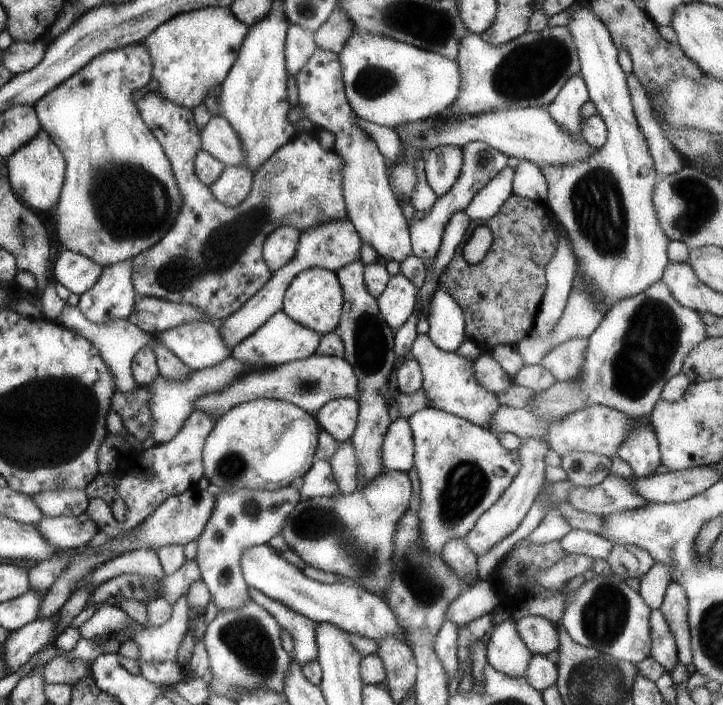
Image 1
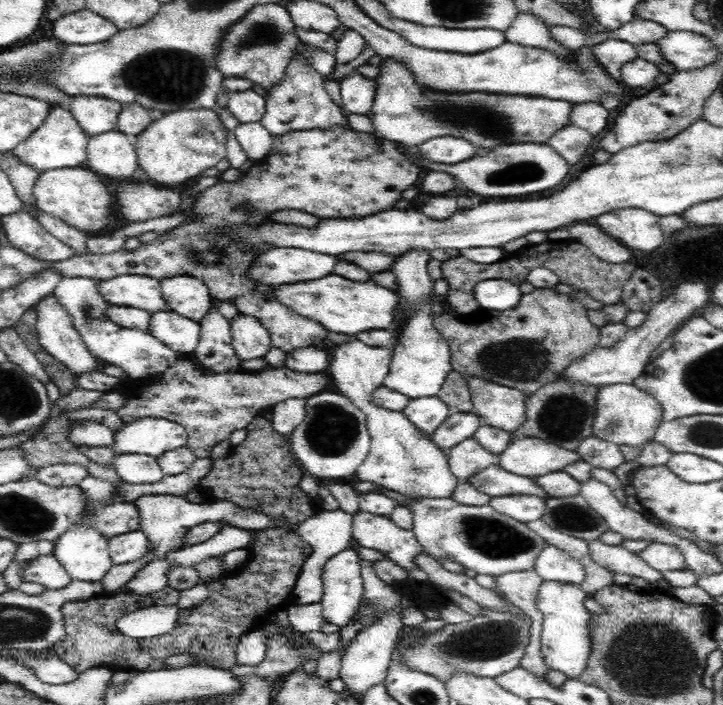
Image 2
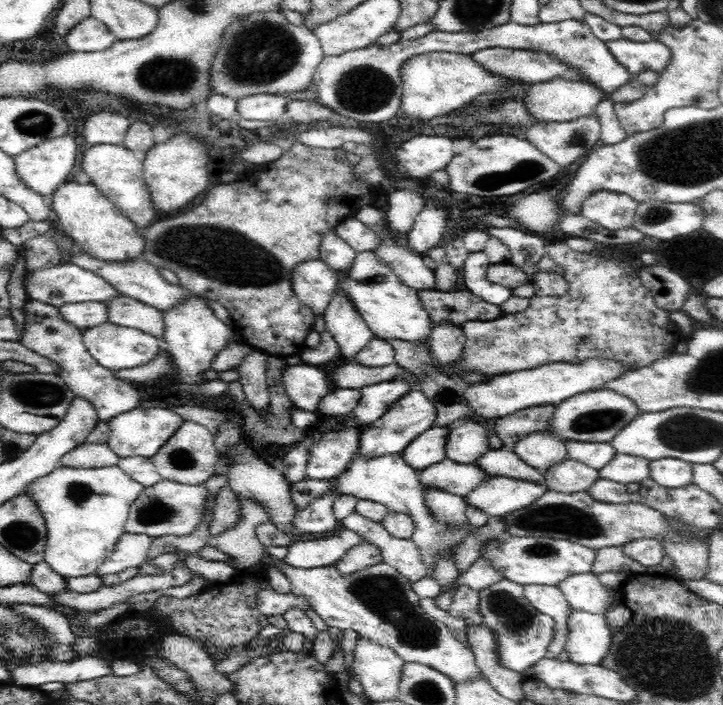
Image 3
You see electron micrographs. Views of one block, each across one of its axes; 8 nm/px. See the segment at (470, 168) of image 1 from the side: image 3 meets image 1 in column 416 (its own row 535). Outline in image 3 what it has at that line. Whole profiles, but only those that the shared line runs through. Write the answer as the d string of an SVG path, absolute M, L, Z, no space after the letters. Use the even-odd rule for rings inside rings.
M241 494L234 495L240 503L238 522L220 532L217 537L210 536L207 544L231 556L235 570L248 571L262 566L266 551L264 546L258 543L256 525L270 523L271 516L261 502Z

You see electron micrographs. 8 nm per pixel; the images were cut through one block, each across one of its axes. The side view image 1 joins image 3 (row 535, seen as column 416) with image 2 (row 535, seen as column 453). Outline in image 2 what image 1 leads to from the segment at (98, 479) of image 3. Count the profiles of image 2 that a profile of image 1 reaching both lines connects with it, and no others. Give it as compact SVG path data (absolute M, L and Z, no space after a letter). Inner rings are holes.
M84 510L82 518L68 527L68 530L56 539L54 546L54 555L56 559L62 563L62 566L68 571L71 580L82 582L100 582L108 569L113 565L110 556L108 538L100 536L91 526L89 526L89 518L93 510Z

